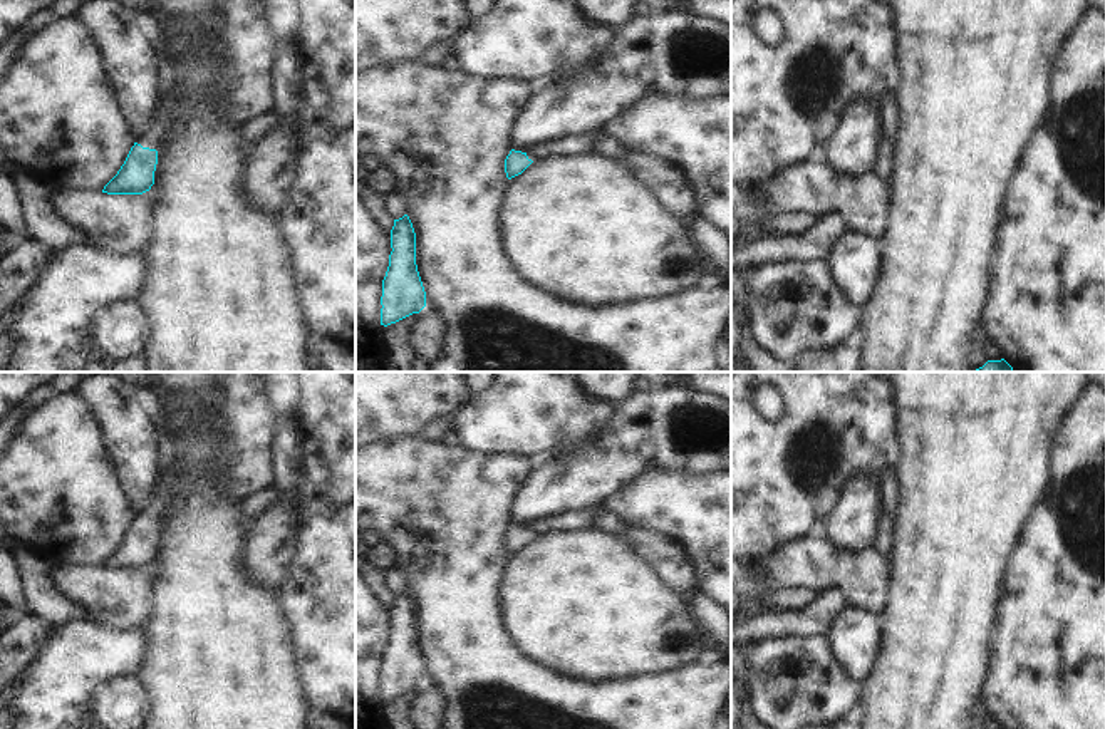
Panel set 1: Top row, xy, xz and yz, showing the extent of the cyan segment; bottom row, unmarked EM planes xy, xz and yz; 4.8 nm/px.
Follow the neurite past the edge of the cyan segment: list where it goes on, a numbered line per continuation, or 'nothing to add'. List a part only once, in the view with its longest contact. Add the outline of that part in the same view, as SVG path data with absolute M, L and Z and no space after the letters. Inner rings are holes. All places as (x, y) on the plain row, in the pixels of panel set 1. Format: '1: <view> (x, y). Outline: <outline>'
1: xy (166, 490). Outline: M174 459L174 463L159 476L146 509L136 518L143 523L159 525L166 516L166 506L179 496L183 479L184 474L179 469L179 461Z

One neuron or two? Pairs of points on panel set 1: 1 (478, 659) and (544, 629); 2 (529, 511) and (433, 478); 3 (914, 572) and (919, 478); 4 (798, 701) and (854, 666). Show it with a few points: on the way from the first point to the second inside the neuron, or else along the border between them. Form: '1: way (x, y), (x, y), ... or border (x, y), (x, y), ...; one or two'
1: border (498, 605), (502, 625), (512, 642), (544, 667); two
2: border (529, 470), (510, 508), (512, 523); two
3: way (919, 548), (919, 501); one
4: border (825, 637), (834, 659), (859, 682); two

